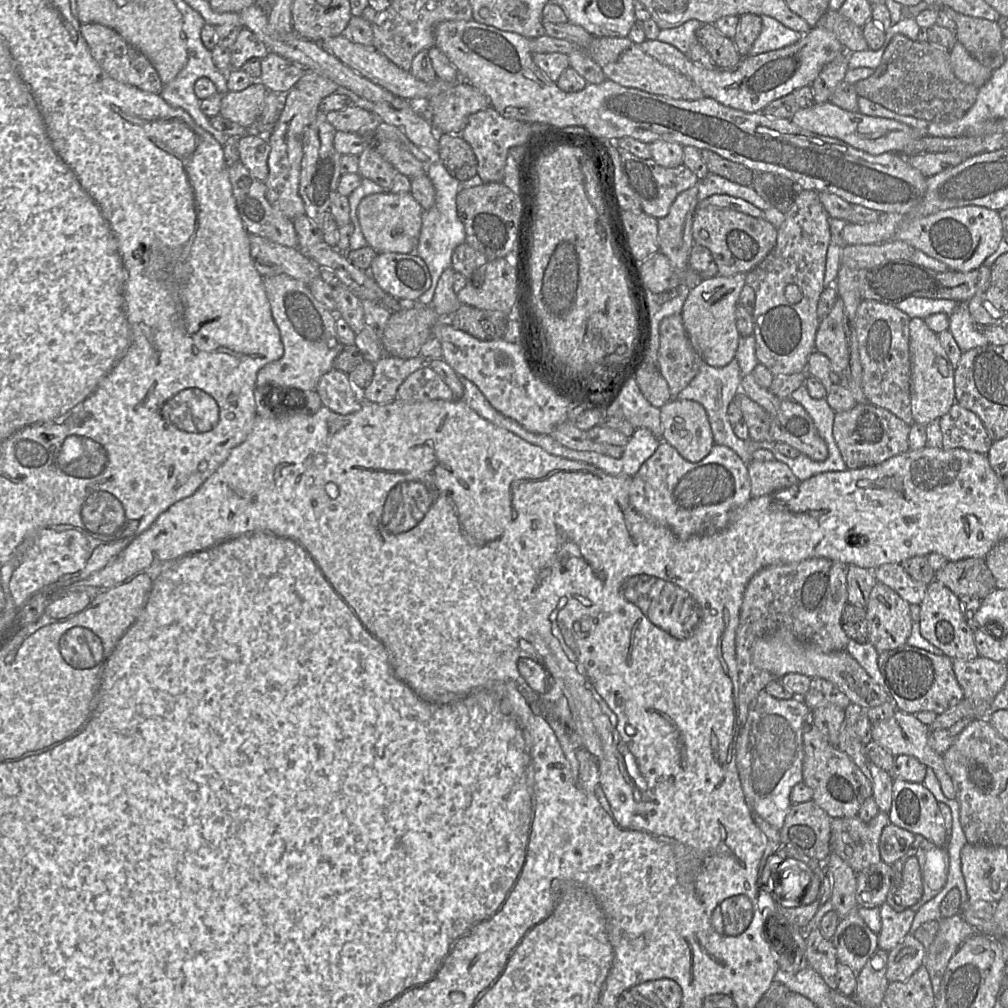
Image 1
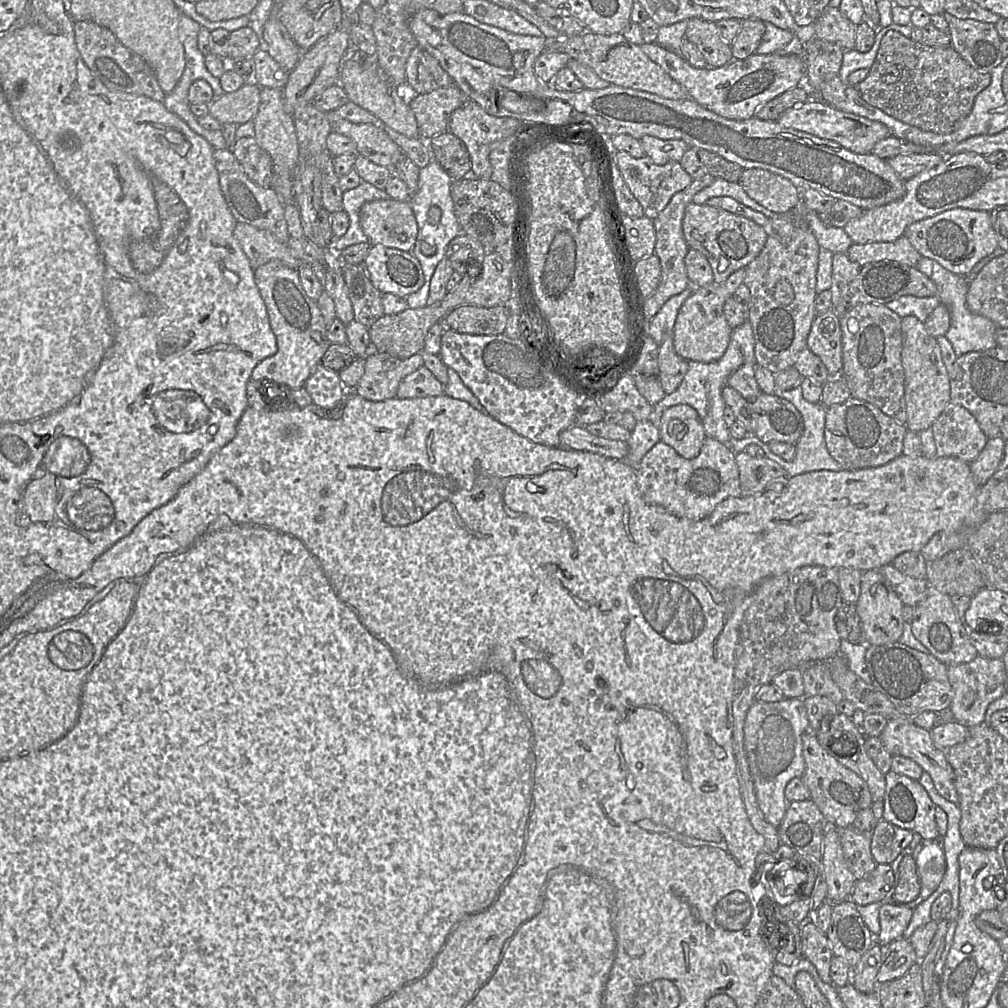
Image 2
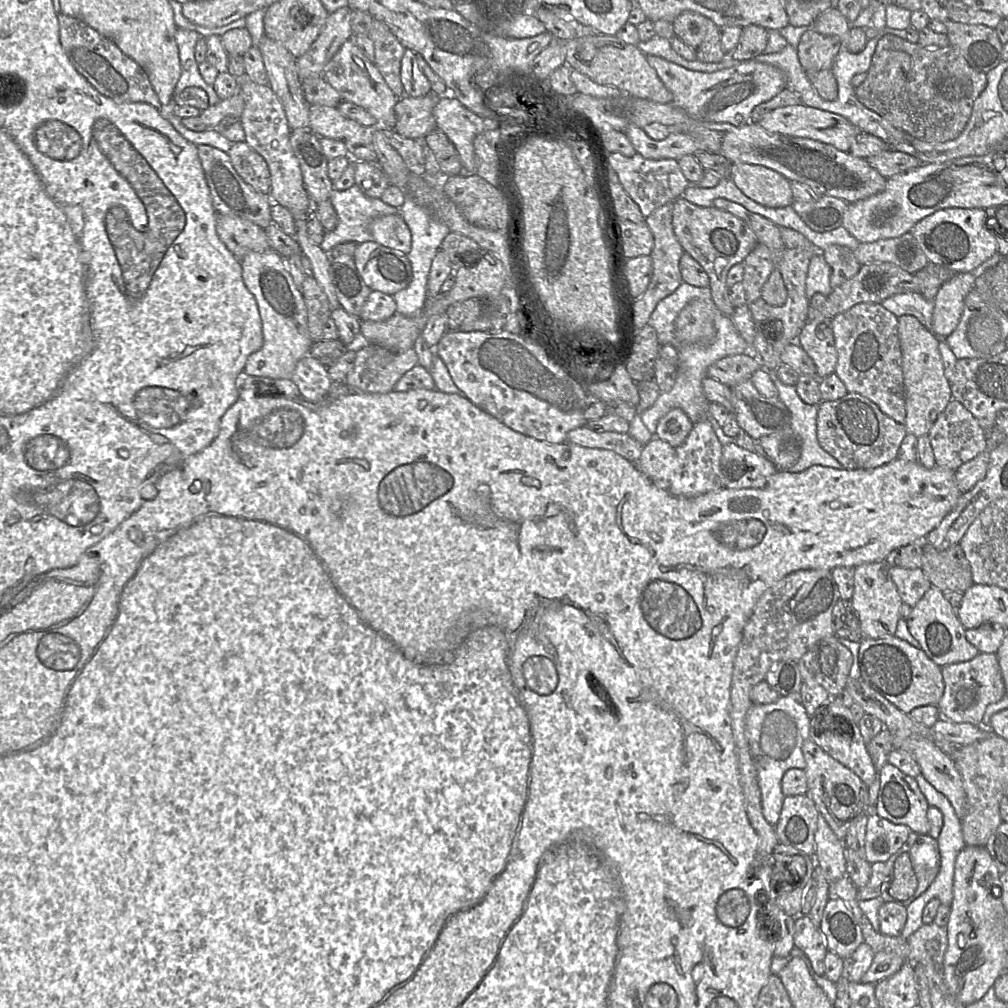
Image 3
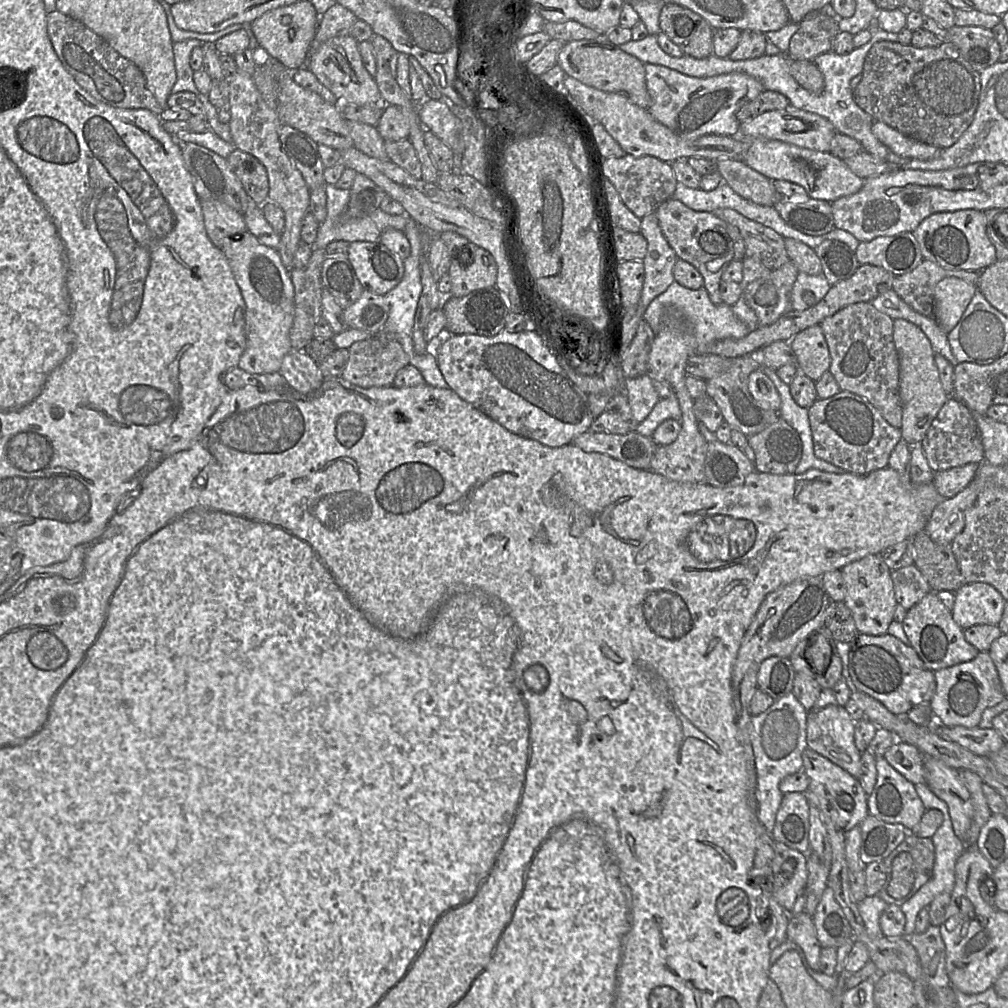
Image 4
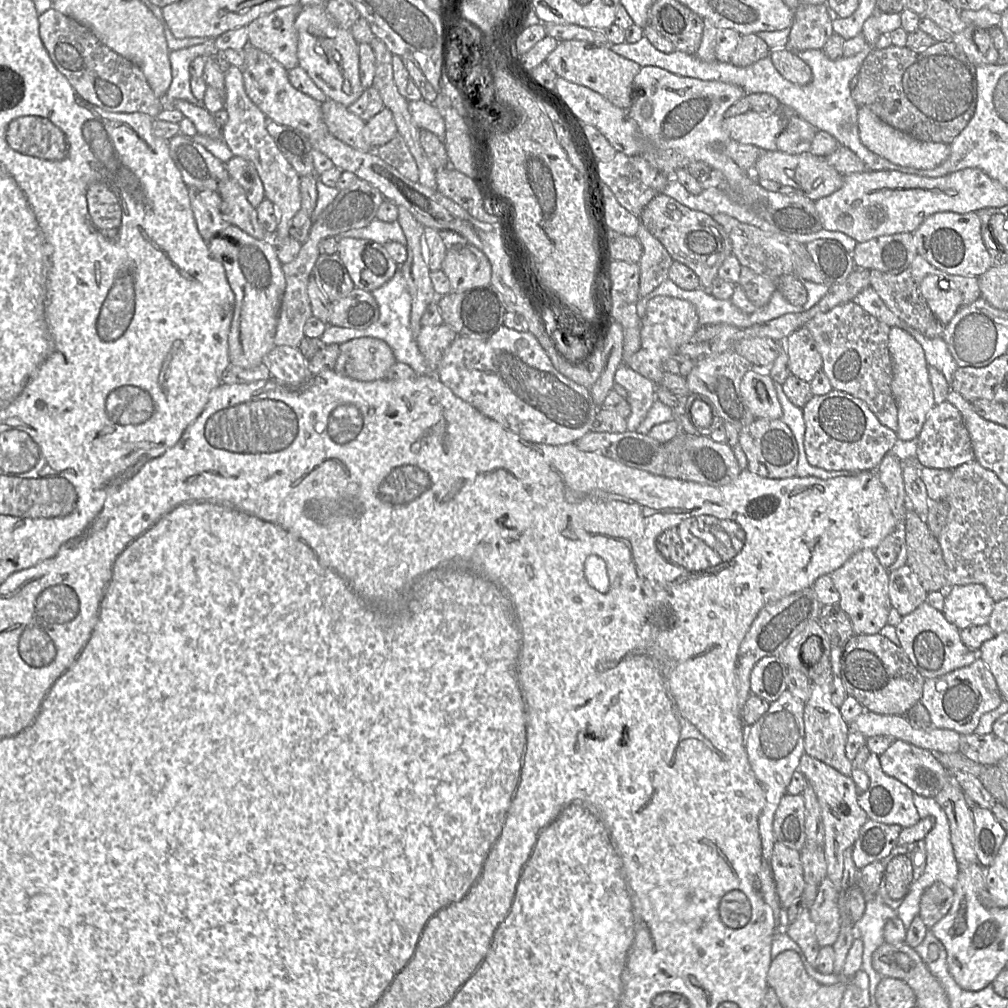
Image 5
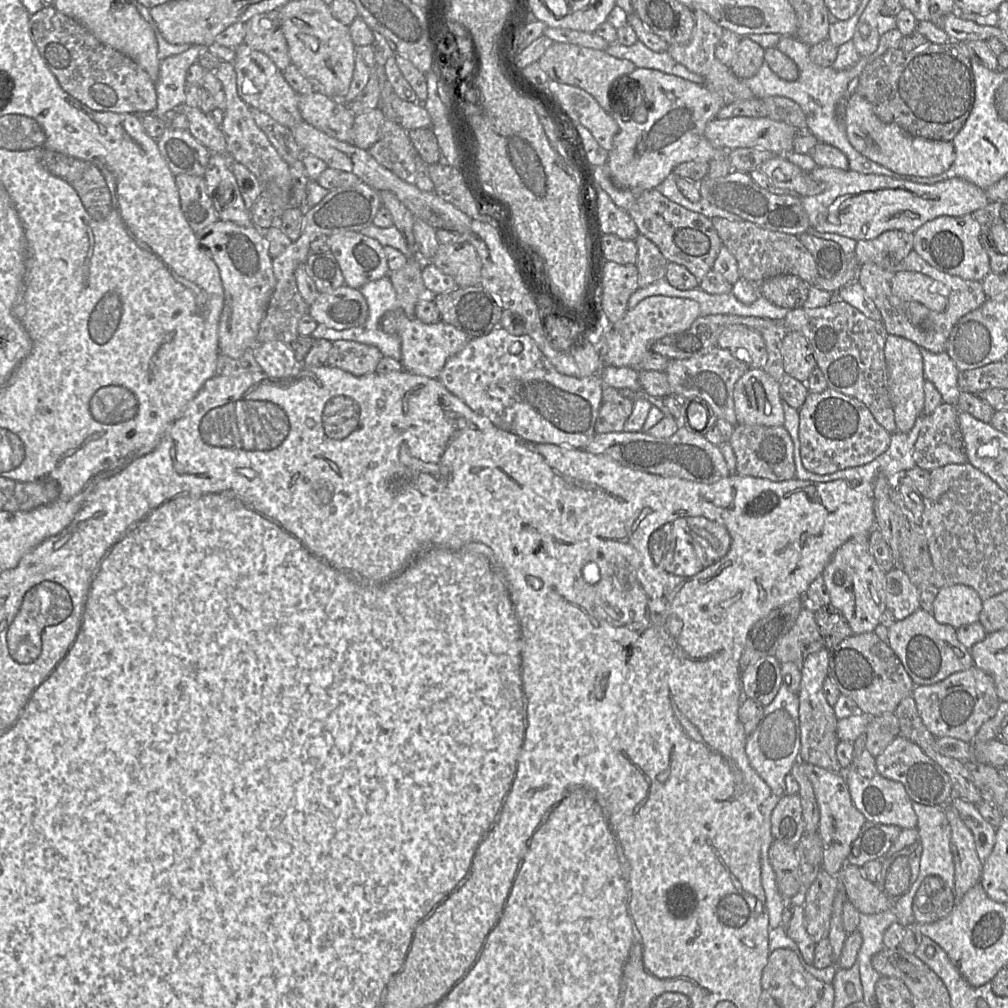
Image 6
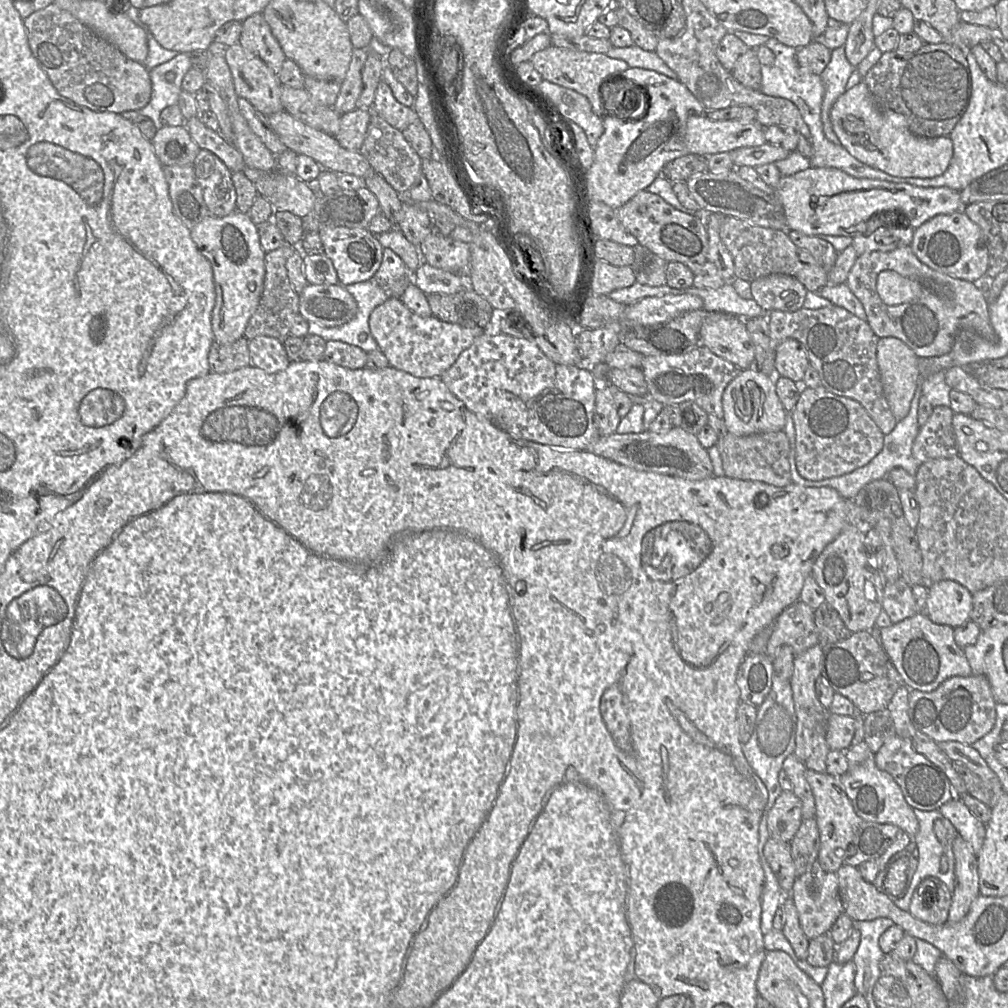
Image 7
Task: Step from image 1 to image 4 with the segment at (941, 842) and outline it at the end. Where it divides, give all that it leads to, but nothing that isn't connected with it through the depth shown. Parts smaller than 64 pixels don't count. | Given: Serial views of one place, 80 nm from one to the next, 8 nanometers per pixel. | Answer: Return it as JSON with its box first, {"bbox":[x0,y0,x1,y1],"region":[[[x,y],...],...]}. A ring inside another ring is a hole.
{"bbox":[867,757,926,830],"region":[[[883,757],[876,758],[877,780],[867,798],[869,815],[912,830],[926,809],[915,785],[897,772]]]}

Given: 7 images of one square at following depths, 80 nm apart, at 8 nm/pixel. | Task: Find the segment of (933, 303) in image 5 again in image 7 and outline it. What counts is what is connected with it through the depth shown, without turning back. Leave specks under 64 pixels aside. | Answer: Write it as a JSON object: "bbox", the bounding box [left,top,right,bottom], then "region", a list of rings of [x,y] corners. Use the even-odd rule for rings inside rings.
{"bbox":[876,270,922,306],"region":[[[891,270],[882,271],[878,275],[876,289],[881,300],[889,306],[910,302],[922,294],[918,283]]]}

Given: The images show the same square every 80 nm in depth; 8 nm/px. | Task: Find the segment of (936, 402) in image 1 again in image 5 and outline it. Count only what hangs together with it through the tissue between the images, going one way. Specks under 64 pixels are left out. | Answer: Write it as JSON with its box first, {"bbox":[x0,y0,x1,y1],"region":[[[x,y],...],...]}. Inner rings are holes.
{"bbox":[888,327,936,441],"region":[[[891,327],[888,348],[893,367],[891,390],[898,408],[897,436],[900,440],[908,441],[919,436],[927,415],[936,406],[928,364],[921,344],[900,327]]]}

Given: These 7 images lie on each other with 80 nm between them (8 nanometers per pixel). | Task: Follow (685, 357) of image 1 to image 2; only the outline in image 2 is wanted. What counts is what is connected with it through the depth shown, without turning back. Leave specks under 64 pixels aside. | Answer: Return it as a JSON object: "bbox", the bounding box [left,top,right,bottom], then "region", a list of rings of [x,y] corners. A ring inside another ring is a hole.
{"bbox":[658,336,688,395],"region":[[[672,336],[659,346],[658,368],[658,378],[664,392],[666,395],[673,393],[687,373],[688,361],[676,353]]]}

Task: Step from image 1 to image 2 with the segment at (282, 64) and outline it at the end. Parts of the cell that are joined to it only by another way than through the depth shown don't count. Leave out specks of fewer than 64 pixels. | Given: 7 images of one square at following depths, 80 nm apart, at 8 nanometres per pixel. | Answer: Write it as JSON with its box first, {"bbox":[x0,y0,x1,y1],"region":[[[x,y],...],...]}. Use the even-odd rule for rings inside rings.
{"bbox":[249,50,290,89],"region":[[[257,50],[252,56],[254,61],[254,75],[249,81],[253,81],[260,87],[283,89],[290,72],[279,65],[266,51]]]}

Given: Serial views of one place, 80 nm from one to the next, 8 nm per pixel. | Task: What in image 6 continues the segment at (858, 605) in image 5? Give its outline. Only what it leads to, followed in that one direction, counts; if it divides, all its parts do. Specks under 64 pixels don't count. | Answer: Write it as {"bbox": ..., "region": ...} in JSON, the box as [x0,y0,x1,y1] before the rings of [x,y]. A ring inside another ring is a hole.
{"bbox":[822,535,886,634],"region":[[[867,535],[846,541],[833,555],[822,573],[830,596],[830,605],[846,618],[853,634],[874,632],[886,607],[886,573],[877,564]]]}

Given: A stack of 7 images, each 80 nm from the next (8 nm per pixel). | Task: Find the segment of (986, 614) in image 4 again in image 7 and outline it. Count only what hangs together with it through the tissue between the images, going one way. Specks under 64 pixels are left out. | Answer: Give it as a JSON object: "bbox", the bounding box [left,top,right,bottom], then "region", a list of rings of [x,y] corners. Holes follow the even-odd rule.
{"bbox":[926,580,973,628],"region":[[[952,580],[934,583],[928,589],[926,615],[936,624],[952,628],[970,620],[973,594]]]}

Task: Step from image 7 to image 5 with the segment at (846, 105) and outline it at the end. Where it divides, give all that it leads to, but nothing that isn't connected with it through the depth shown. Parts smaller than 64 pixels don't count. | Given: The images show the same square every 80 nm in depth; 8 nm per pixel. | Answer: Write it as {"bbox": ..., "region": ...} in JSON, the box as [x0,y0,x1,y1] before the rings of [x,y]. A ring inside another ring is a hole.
{"bbox":[858,107,950,169],"region":[[[866,107],[858,109],[859,137],[871,152],[890,162],[915,169],[933,169],[942,164],[950,154],[950,146],[944,143],[923,142],[883,122]]]}

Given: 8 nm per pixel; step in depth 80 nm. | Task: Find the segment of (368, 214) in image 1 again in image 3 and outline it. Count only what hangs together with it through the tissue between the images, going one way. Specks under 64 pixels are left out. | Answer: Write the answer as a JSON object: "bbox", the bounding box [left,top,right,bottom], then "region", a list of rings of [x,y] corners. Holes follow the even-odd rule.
{"bbox":[369,214,411,255],"region":[[[389,214],[373,219],[369,232],[382,246],[407,255],[411,250],[411,232],[402,215]]]}

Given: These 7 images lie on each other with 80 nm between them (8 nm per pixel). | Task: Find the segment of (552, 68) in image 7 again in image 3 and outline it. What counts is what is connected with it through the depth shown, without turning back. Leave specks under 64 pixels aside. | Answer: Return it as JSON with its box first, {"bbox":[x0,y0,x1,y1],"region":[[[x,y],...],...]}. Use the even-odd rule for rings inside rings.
{"bbox":[563,33,672,103],"region":[[[601,33],[568,40],[563,44],[566,51],[565,63],[571,69],[588,76],[592,81],[616,87],[634,97],[656,103],[672,102],[672,93],[648,64],[646,55],[636,45],[626,44],[616,35]]]}

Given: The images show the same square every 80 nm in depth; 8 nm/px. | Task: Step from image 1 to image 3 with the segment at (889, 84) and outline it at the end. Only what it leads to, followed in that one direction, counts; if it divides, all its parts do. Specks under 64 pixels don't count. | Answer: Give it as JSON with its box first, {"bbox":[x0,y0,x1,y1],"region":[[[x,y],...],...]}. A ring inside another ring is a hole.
{"bbox":[855,34,986,143],"region":[[[886,34],[878,41],[867,77],[855,88],[855,95],[865,107],[911,137],[930,143],[943,143],[956,139],[963,132],[971,117],[974,102],[986,85],[986,73],[971,67],[954,46],[925,48],[918,43]]]}

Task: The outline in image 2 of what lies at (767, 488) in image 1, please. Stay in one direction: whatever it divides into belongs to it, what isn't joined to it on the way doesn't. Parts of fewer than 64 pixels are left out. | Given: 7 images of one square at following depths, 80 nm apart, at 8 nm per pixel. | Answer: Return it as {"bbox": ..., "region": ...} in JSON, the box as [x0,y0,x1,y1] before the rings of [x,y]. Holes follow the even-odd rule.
{"bbox":[735,452,789,496],"region":[[[738,452],[735,454],[735,462],[739,470],[742,496],[761,494],[769,483],[789,477],[779,464],[765,456],[757,458],[746,452]]]}

